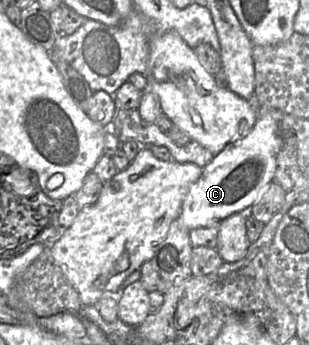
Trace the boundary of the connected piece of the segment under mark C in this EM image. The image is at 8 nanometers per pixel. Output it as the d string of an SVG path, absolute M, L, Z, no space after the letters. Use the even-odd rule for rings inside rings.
M259 112L252 131L232 140L203 168L201 177L190 186L183 200L179 220L188 229L220 225L220 222L238 212L248 212L266 187L274 181L277 154L281 139L275 118L268 112Z

